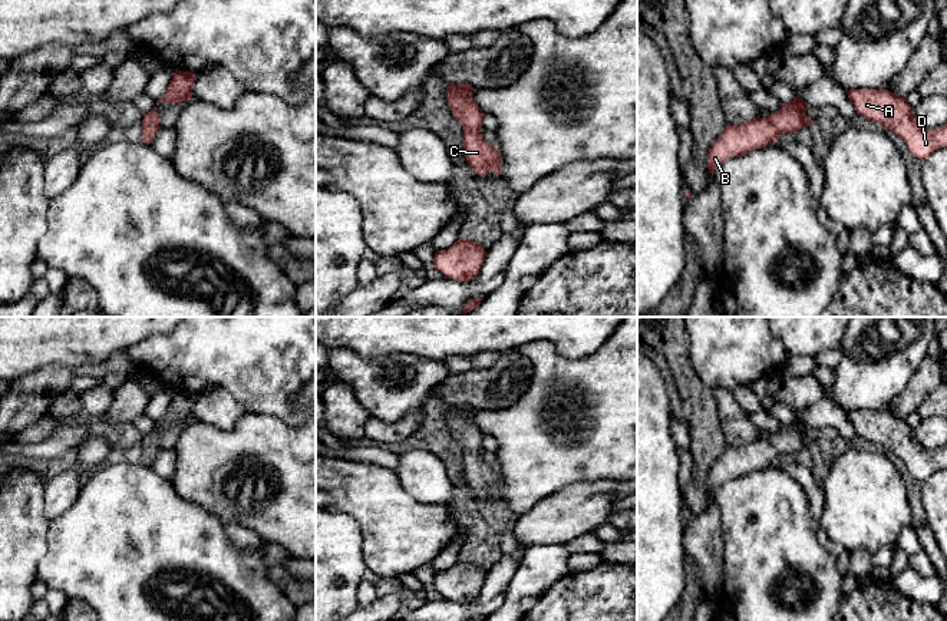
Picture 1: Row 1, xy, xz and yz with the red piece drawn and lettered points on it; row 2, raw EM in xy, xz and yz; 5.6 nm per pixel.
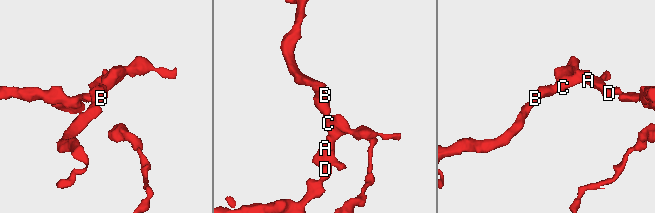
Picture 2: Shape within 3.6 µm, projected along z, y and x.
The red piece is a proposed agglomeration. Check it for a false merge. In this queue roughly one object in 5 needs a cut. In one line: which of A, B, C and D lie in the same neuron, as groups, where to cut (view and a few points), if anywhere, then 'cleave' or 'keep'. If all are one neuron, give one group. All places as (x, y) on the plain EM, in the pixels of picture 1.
A B C D | no cut | keep

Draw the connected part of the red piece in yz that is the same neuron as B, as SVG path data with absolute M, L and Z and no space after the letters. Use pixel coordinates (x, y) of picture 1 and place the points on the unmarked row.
M796 416L791 423L782 425L781 430L768 439L758 437L742 446L727 445L725 453L709 470L709 493L713 496L715 489L729 479L776 465L781 455L795 455L816 443L806 437L808 429Z

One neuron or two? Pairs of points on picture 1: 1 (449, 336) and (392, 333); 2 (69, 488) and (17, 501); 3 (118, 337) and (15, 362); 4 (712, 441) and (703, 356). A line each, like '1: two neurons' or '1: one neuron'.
1: one neuron
2: two neurons
3: one neuron
4: two neurons

